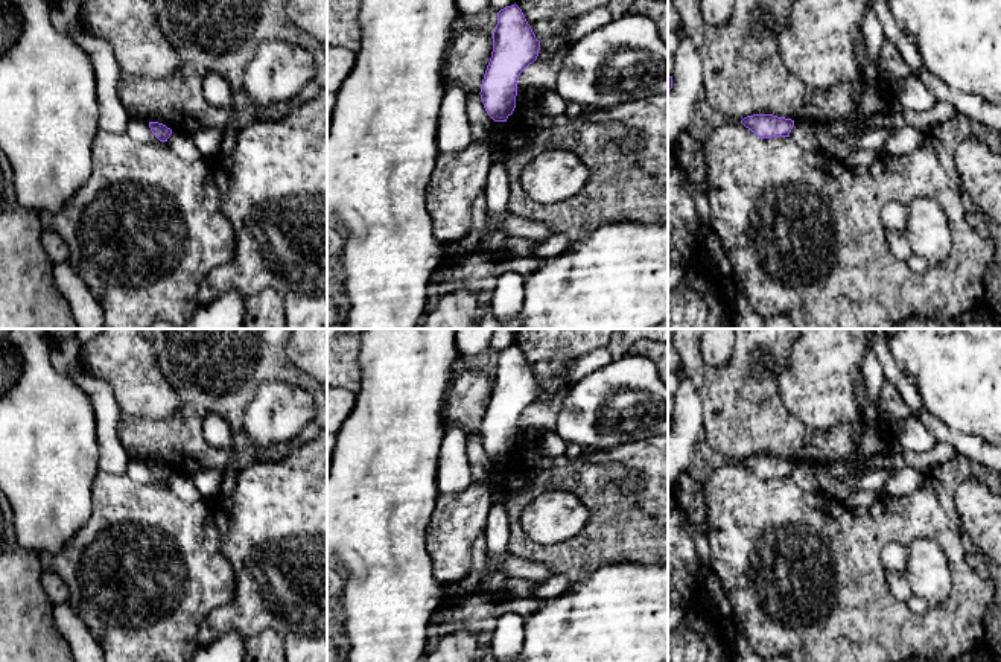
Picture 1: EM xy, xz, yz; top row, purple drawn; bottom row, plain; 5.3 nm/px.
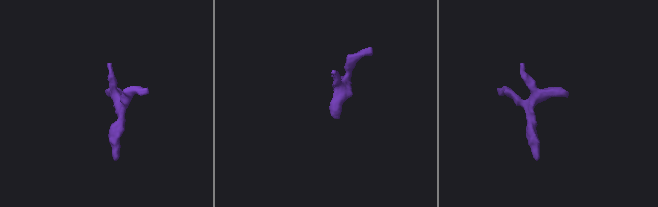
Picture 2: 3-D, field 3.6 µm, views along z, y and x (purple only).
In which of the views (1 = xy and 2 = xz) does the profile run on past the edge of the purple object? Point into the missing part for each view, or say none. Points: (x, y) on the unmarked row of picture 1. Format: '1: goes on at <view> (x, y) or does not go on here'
1: does not go on here
2: does not go on here

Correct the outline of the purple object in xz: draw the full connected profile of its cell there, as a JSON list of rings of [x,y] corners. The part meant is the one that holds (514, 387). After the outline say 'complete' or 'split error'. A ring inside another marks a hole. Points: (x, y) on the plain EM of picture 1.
[[[514,344],[497,353],[493,373],[493,393],[487,406],[481,440],[494,463],[507,463],[516,449],[517,422],[540,391],[522,350]]] | complete

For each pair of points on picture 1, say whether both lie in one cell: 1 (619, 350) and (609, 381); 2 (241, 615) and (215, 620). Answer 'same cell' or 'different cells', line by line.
1: different cells
2: same cell

